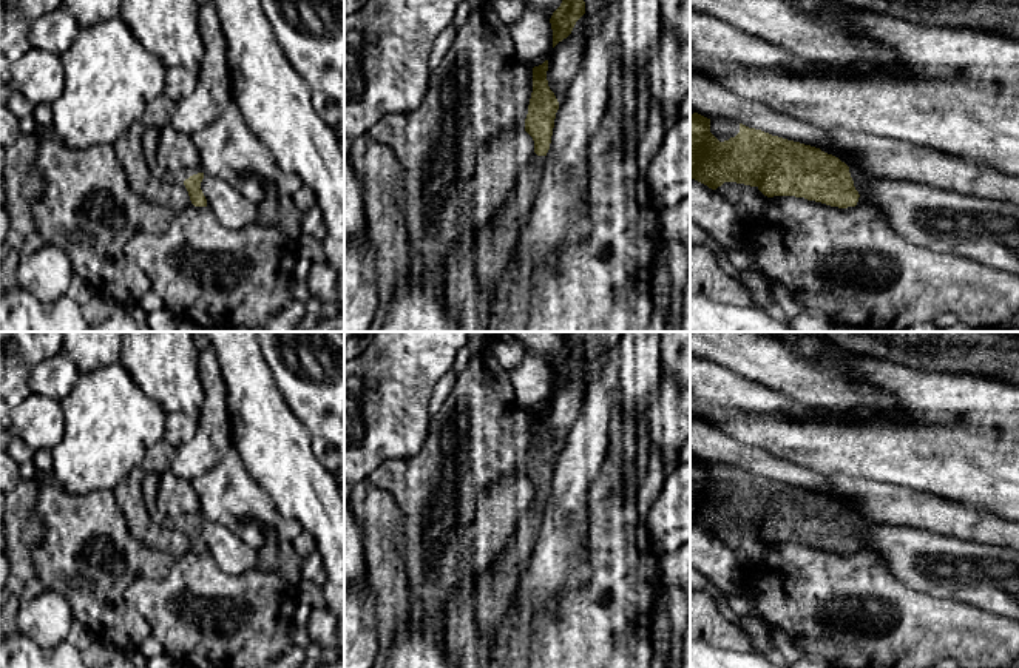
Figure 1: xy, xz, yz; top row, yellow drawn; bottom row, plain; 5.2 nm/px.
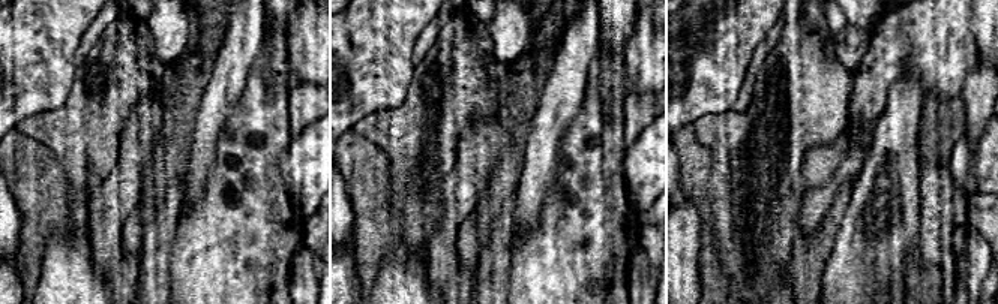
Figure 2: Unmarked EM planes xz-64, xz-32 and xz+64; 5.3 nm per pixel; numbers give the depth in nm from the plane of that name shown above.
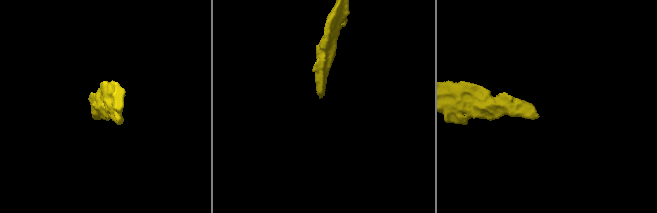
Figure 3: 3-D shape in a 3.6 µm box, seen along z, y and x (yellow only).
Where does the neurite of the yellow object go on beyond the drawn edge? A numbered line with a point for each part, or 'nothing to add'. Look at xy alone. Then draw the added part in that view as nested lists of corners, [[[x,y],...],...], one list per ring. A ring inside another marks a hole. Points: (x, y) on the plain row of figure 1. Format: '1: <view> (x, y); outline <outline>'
1: xy (178, 523); outline [[[193,512],[190,515],[182,515],[179,518],[171,520],[171,526],[174,529],[184,529],[185,525],[188,525],[190,521],[198,520],[198,518],[202,518],[201,512]]]

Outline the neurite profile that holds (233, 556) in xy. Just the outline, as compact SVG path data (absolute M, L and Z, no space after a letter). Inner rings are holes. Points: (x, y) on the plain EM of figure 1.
M204 521L201 535L207 545L207 551L227 575L239 575L256 569L259 562L258 549L249 546L227 526L215 521Z

